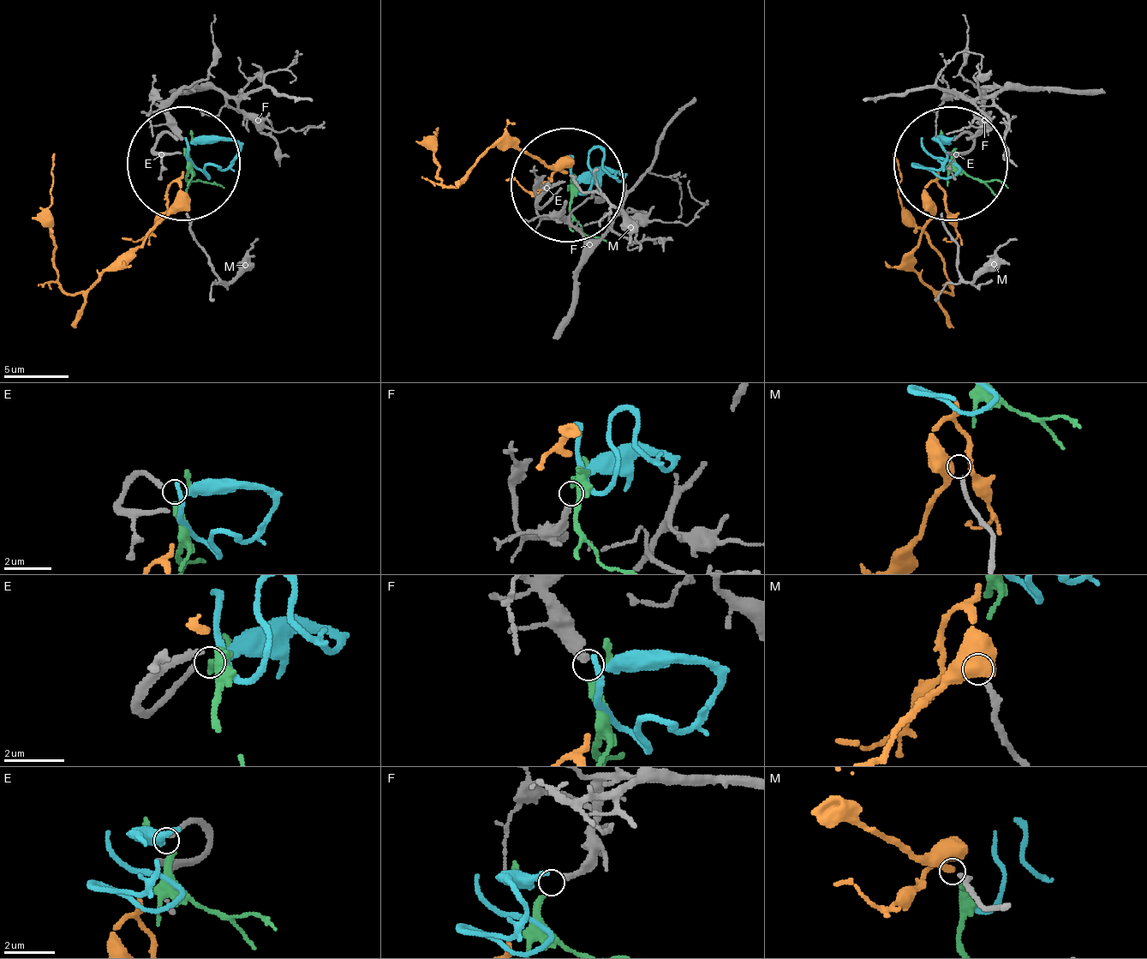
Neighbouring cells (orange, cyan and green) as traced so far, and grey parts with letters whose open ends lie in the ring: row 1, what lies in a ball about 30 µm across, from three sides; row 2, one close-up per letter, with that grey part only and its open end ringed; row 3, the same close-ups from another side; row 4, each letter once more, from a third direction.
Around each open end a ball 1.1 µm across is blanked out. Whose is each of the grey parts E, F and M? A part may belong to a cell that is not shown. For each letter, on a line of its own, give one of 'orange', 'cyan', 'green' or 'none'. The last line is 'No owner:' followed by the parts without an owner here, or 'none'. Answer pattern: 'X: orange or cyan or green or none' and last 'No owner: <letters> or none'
E: cyan
F: green
M: none
No owner: M

